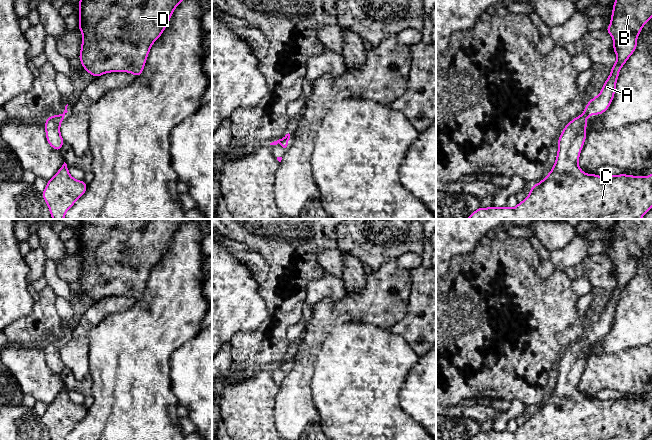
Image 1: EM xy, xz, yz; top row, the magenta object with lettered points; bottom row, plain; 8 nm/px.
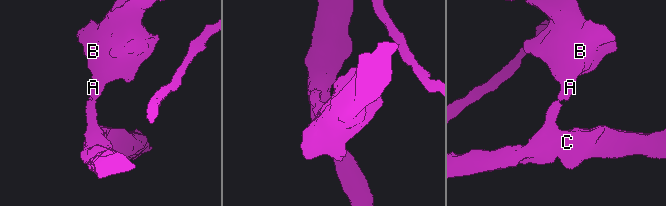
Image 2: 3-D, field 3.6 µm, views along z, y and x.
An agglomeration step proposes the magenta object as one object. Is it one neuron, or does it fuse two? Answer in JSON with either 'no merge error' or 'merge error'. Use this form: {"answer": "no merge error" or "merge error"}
{"answer": "no merge error"}

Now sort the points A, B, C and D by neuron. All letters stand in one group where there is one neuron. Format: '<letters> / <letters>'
A B C D

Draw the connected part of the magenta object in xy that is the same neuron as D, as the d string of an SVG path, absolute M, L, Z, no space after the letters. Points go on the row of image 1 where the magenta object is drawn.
M80 0L79 27L83 40L79 59L83 68L94 77L105 73L128 72L139 77L153 43L169 25L175 8L182 0Z

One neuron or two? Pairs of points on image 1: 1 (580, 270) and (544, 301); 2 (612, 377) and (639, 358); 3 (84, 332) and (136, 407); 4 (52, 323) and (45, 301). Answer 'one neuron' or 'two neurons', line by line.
1: two neurons
2: one neuron
3: two neurons
4: one neuron

